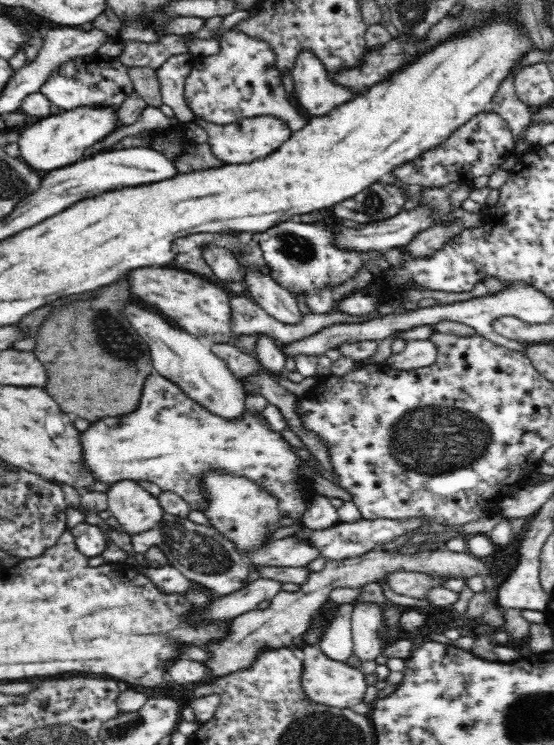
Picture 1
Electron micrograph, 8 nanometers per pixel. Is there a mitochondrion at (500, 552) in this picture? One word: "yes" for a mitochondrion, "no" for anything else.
no

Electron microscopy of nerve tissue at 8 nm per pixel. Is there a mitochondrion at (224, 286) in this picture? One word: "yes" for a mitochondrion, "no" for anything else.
no

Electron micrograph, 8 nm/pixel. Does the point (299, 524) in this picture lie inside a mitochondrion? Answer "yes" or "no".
no

